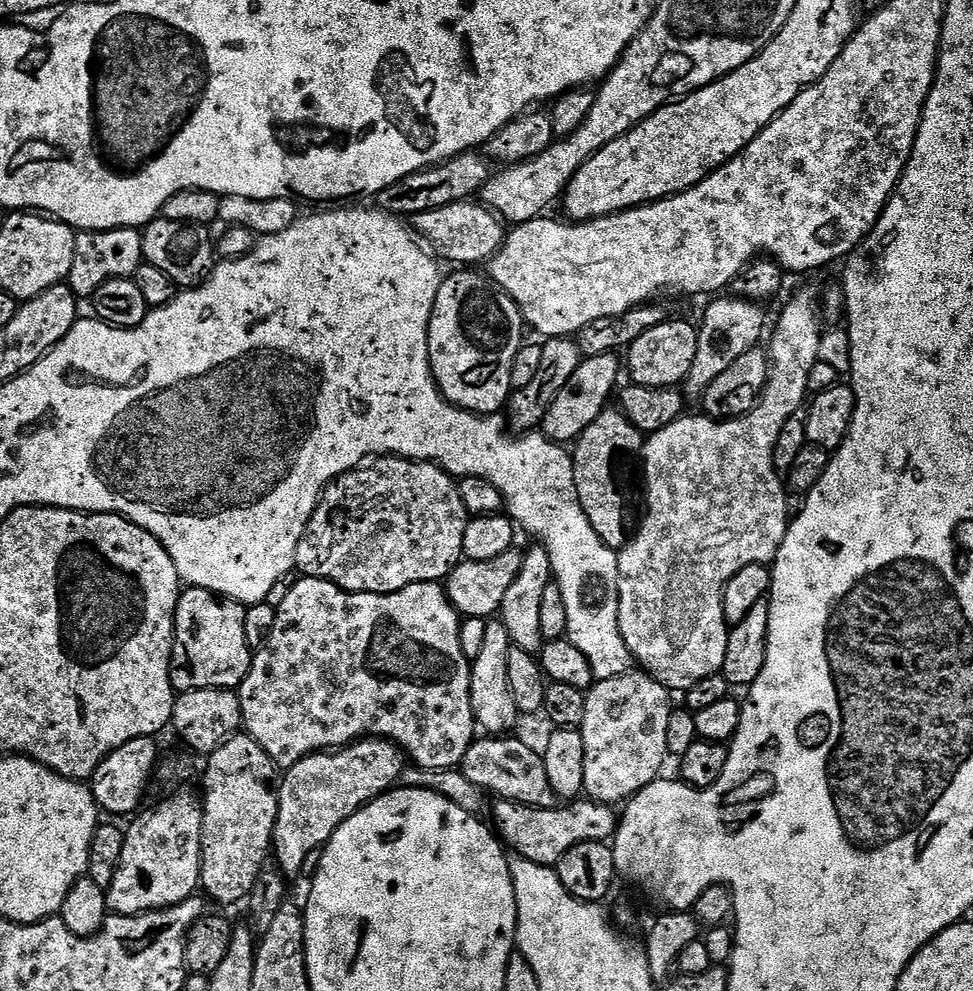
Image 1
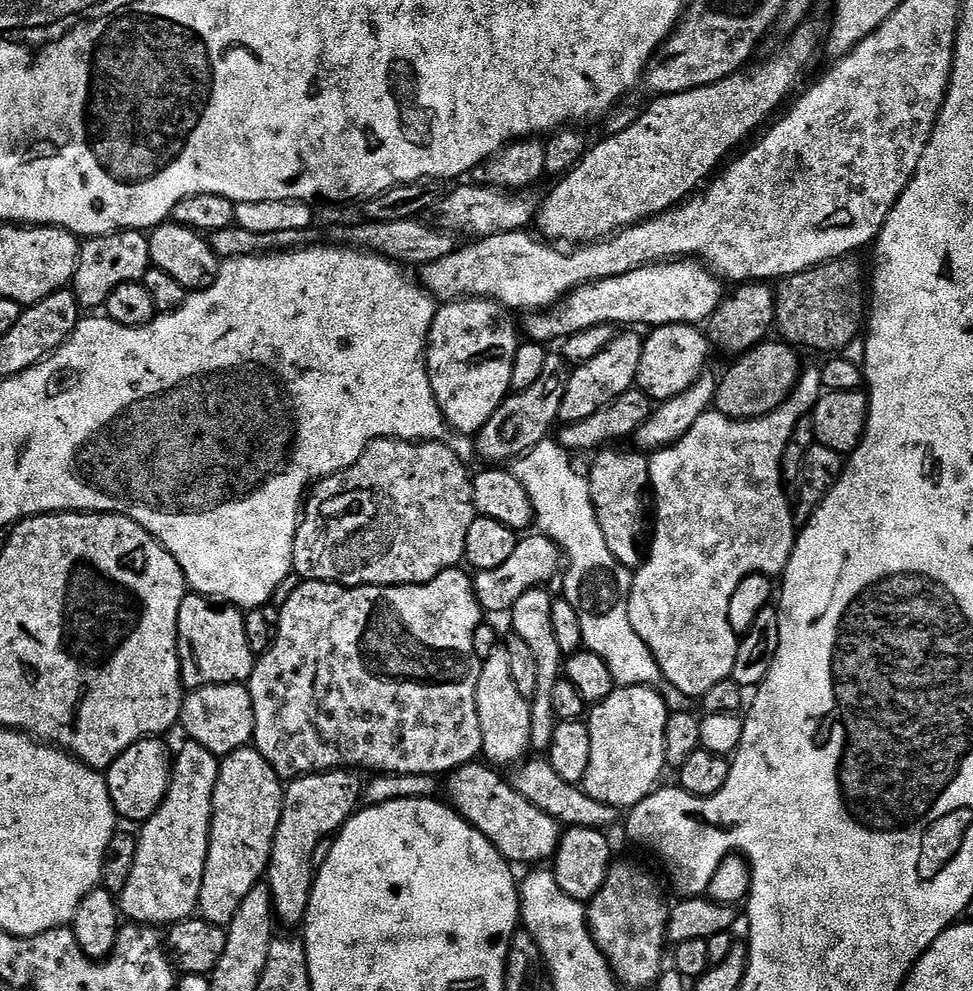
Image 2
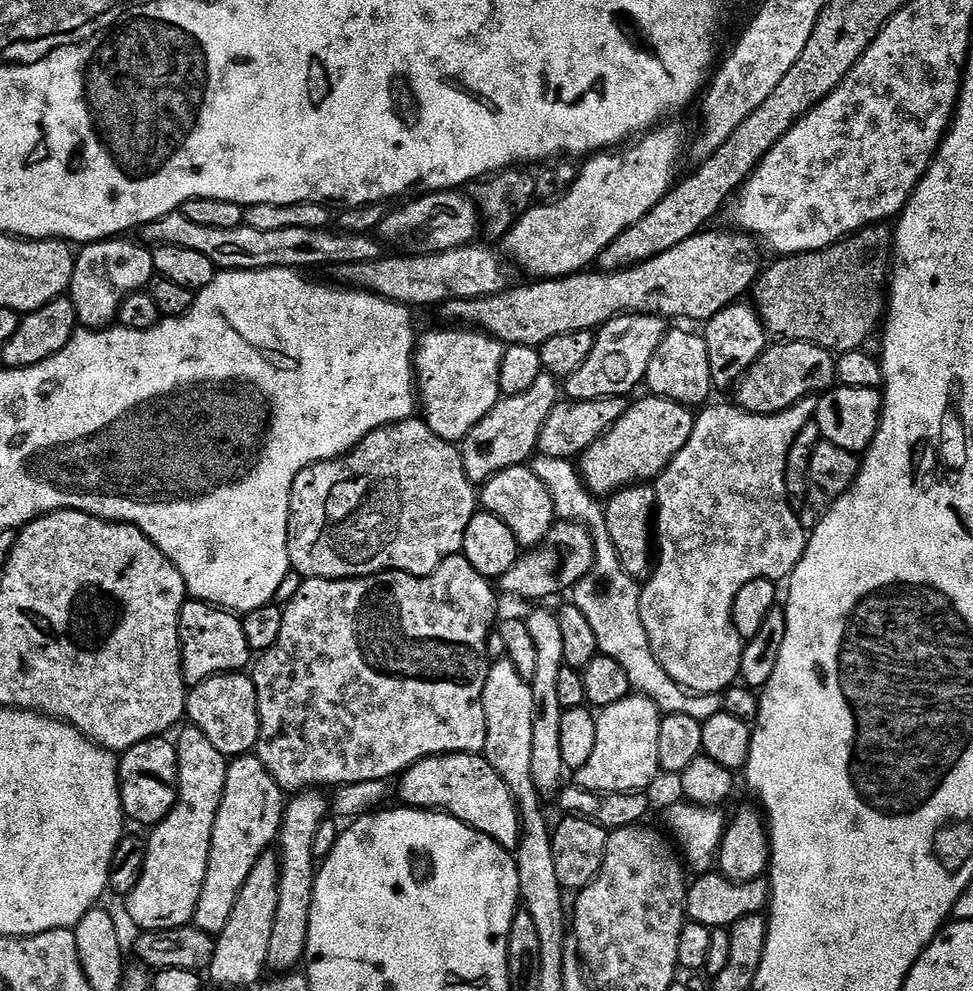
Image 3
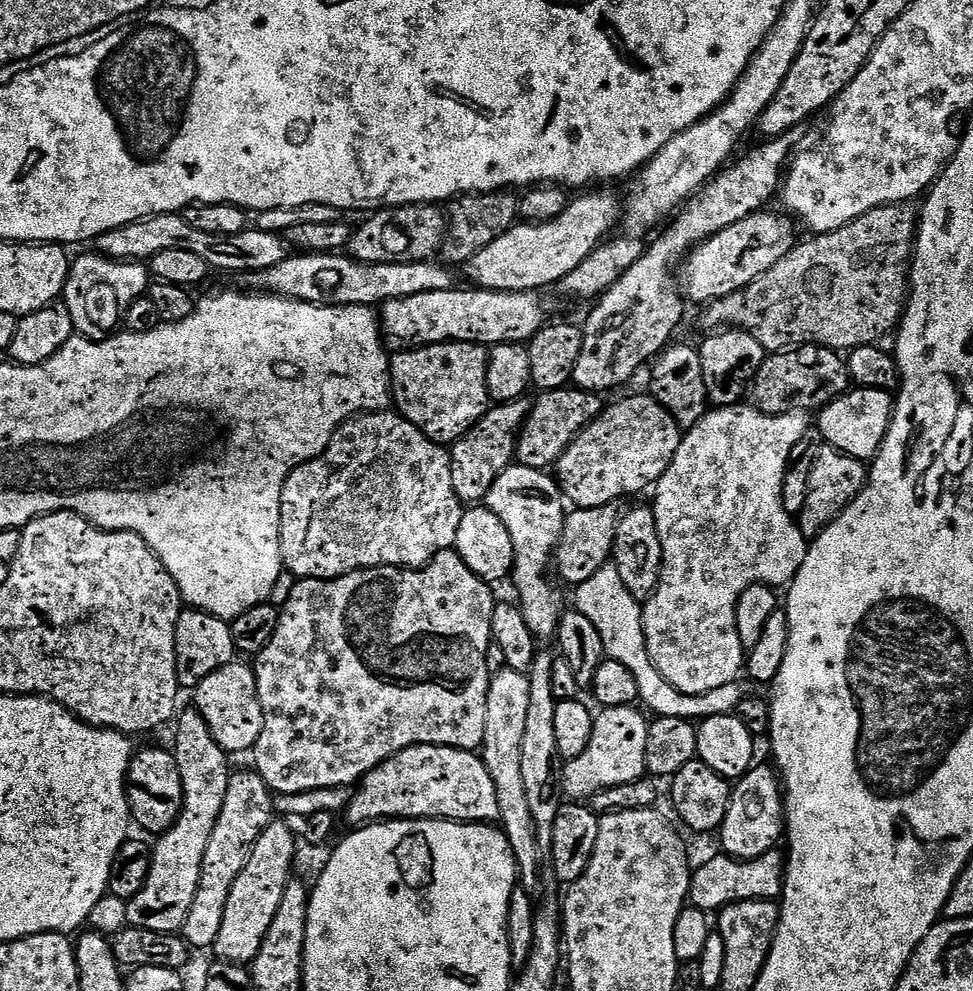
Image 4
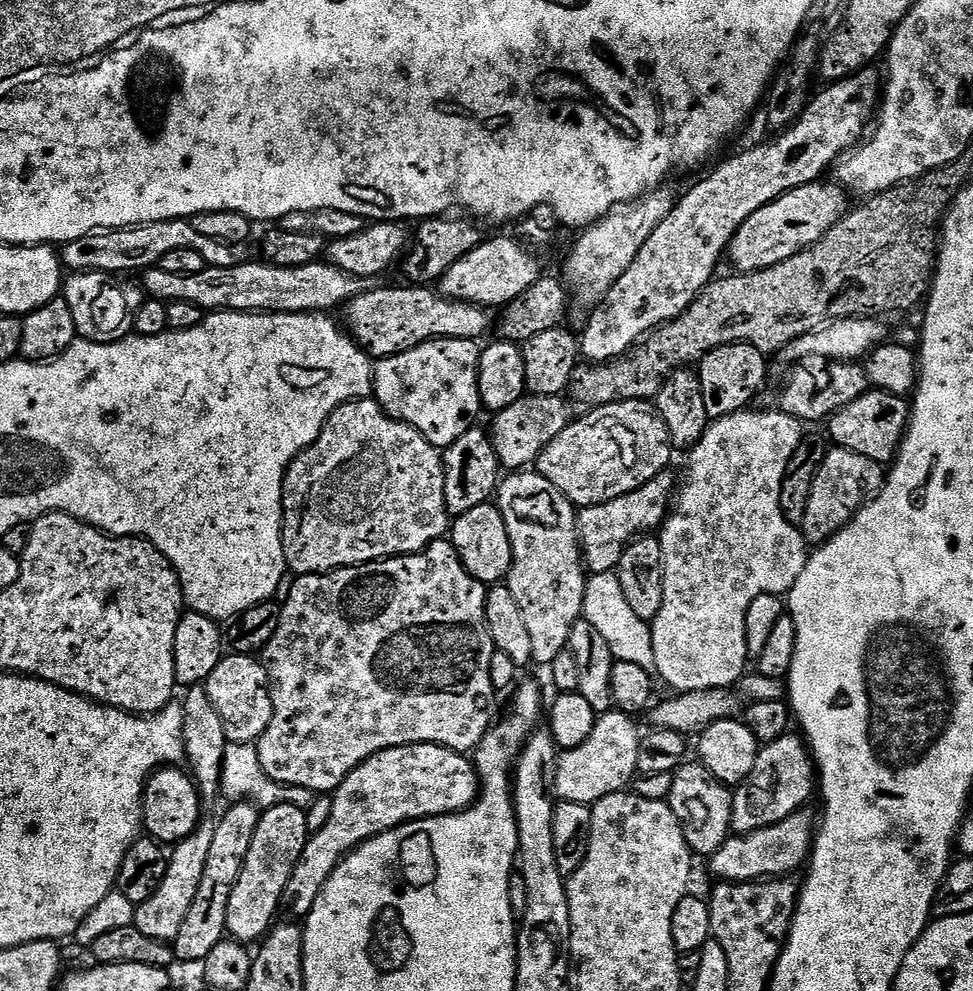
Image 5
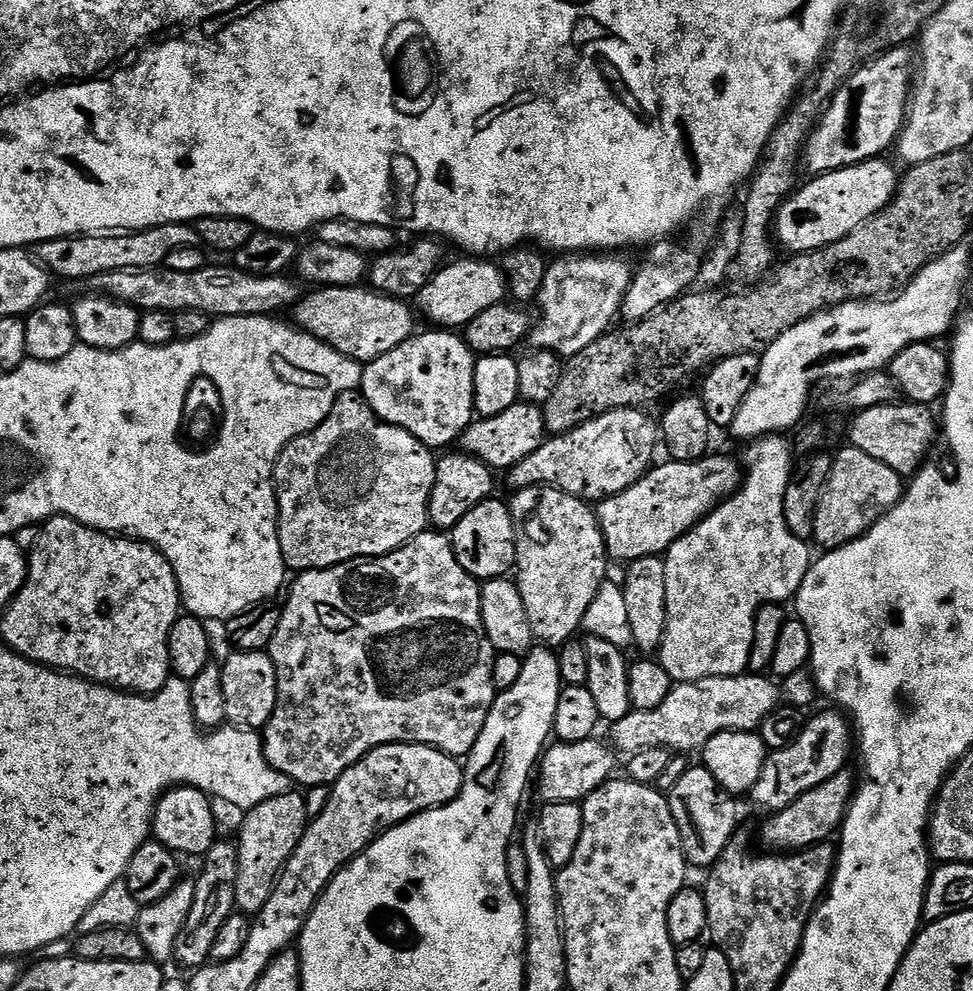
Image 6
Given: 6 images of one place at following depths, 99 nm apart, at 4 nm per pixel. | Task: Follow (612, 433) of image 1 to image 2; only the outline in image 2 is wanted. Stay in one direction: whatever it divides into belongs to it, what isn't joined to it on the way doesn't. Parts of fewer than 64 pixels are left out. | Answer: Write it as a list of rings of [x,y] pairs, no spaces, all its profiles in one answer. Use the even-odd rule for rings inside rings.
[[[608,446],[603,450],[597,451],[595,455],[591,457],[592,460],[592,472],[587,473],[588,485],[590,486],[590,498],[594,502],[594,514],[598,514],[598,527],[602,529],[602,535],[606,537],[606,546],[610,546],[610,554],[614,554],[614,558],[618,558],[618,562],[622,566],[626,566],[629,570],[635,570],[640,567],[642,563],[642,548],[640,552],[640,543],[645,543],[646,532],[644,536],[644,491],[647,493],[650,488],[650,481],[648,479],[648,461],[649,457],[645,455],[643,451],[631,450],[627,452],[624,446]]]

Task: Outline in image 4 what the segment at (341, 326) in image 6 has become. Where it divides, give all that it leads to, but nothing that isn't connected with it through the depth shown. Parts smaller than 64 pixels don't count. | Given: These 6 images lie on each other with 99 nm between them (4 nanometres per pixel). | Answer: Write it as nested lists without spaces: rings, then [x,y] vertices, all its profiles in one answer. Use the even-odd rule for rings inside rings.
[[[453,286],[384,301],[379,305],[378,319],[387,347],[400,350],[405,346],[423,348],[425,344],[524,344],[532,340],[546,323],[539,291],[499,292],[467,287]]]

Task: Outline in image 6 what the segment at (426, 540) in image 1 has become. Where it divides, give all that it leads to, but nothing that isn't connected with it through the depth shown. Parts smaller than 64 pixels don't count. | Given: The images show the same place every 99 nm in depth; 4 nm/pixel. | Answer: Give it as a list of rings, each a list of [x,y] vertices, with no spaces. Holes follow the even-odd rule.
[[[359,391],[342,394],[322,423],[314,430],[294,438],[294,442],[290,442],[284,447],[276,463],[274,477],[276,481],[276,505],[280,511],[280,545],[282,546],[285,565],[289,569],[296,568],[295,570],[300,572],[311,572],[313,568],[333,568],[336,564],[345,564],[351,560],[362,560],[369,556],[385,556],[394,550],[398,550],[418,534],[425,532],[430,524],[428,503],[430,502],[430,494],[434,490],[437,463],[438,460],[433,449],[427,448],[422,442],[418,442],[418,438],[414,438],[406,430],[381,422],[372,413],[372,408]]]

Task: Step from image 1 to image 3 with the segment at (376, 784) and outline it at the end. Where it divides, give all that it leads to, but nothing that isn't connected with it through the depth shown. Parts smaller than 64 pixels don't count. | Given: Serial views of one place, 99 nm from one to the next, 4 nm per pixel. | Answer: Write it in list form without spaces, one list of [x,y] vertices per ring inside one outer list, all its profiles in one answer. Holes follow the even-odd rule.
[[[301,790],[287,801],[284,818],[280,822],[278,855],[280,877],[278,878],[278,914],[274,918],[274,930],[270,934],[268,965],[273,973],[287,974],[304,958],[306,938],[310,926],[312,891],[316,885],[317,869],[312,859],[312,839],[322,821],[329,819],[330,804],[324,800],[323,791]]]

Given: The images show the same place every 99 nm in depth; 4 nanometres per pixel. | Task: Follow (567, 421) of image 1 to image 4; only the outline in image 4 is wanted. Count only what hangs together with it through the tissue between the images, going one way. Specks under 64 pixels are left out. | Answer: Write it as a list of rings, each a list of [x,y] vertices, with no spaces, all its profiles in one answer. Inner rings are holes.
[[[789,134],[760,142],[764,144],[758,145],[753,152],[746,153],[740,161],[737,159],[729,163],[675,213],[674,219],[667,225],[669,228],[653,244],[649,243],[645,247],[642,258],[638,258],[638,262],[634,262],[634,266],[630,266],[630,270],[626,270],[626,274],[622,274],[622,278],[618,278],[618,282],[614,282],[614,286],[610,286],[610,290],[591,305],[592,313],[589,314],[588,321],[583,321],[582,324],[582,354],[578,358],[578,366],[574,366],[572,375],[572,384],[575,387],[586,392],[607,393],[607,388],[616,388],[619,384],[626,383],[644,363],[647,365],[668,347],[675,337],[672,335],[684,316],[684,304],[686,305],[685,297],[678,291],[678,269],[687,261],[692,249],[706,242],[714,234],[726,230],[726,226],[734,226],[734,222],[742,222],[742,218],[746,218],[752,212],[761,211],[765,206],[771,205],[768,203],[775,192],[777,195],[781,191],[790,157],[797,147],[794,137],[795,135]]]

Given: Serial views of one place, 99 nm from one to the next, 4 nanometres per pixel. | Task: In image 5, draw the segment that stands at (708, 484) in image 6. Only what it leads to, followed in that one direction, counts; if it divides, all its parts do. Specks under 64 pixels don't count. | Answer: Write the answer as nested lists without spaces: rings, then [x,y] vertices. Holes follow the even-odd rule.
[[[671,471],[659,472],[650,482],[598,506],[579,509],[578,531],[580,550],[584,558],[584,567],[593,576],[603,572],[615,572],[620,564],[624,548],[637,536],[652,534],[667,521],[670,505],[674,500],[674,489],[678,480],[671,476]]]

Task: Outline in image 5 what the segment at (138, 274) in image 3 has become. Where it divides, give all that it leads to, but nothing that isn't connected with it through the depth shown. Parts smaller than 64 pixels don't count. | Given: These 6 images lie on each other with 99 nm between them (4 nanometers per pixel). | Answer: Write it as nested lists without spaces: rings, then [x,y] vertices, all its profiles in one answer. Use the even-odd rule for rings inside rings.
[[[77,272],[69,275],[62,284],[62,298],[74,314],[74,326],[81,340],[113,344],[128,339],[132,323],[142,303],[142,292],[131,284],[131,279],[121,278],[111,272]]]

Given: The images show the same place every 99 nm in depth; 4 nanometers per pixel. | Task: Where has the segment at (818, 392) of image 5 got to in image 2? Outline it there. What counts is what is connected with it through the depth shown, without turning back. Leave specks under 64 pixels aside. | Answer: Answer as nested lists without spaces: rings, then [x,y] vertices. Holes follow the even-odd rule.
[[[771,340],[761,342],[733,359],[736,361],[725,370],[724,377],[719,377],[716,385],[715,411],[731,420],[756,420],[770,414],[791,396],[802,371],[800,356],[796,353],[799,351],[791,343]]]

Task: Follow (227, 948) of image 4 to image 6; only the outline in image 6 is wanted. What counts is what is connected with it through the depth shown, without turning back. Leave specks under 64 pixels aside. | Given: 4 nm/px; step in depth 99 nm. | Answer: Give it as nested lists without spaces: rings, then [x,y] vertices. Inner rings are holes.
[[[293,790],[286,794],[278,794],[278,798],[270,798],[258,806],[247,809],[243,813],[244,825],[240,828],[240,840],[236,844],[236,908],[244,914],[255,914],[270,902],[270,894],[276,888],[284,865],[294,854],[298,842],[304,836],[310,823],[306,814],[306,802],[299,791]]]

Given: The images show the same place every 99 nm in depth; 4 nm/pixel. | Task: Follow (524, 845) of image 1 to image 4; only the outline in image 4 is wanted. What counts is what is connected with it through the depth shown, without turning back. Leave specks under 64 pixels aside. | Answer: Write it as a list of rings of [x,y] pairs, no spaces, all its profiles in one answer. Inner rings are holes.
[[[415,744],[406,750],[402,750],[398,754],[394,754],[390,758],[386,758],[386,762],[382,762],[374,770],[370,770],[364,776],[364,779],[355,785],[354,791],[351,793],[348,806],[346,809],[346,817],[352,823],[352,826],[363,826],[365,824],[374,824],[386,820],[458,820],[461,822],[475,822],[478,824],[486,824],[496,822],[500,819],[500,807],[498,806],[498,790],[494,788],[494,778],[490,778],[490,770],[486,770],[483,759],[475,751],[465,750],[463,748],[448,748],[445,744]]]

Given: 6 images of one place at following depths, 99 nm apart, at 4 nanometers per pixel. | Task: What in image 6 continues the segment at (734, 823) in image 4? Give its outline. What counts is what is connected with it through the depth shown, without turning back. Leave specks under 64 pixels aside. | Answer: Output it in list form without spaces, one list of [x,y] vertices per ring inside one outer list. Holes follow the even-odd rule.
[[[831,711],[824,712],[813,720],[809,719],[795,742],[769,755],[762,766],[762,774],[758,774],[758,782],[750,793],[750,799],[764,814],[779,812],[802,794],[814,790],[814,786],[822,786],[826,778],[834,778],[834,774],[845,771],[848,751],[851,748],[853,751],[854,748],[854,732],[849,721],[839,711]]]

